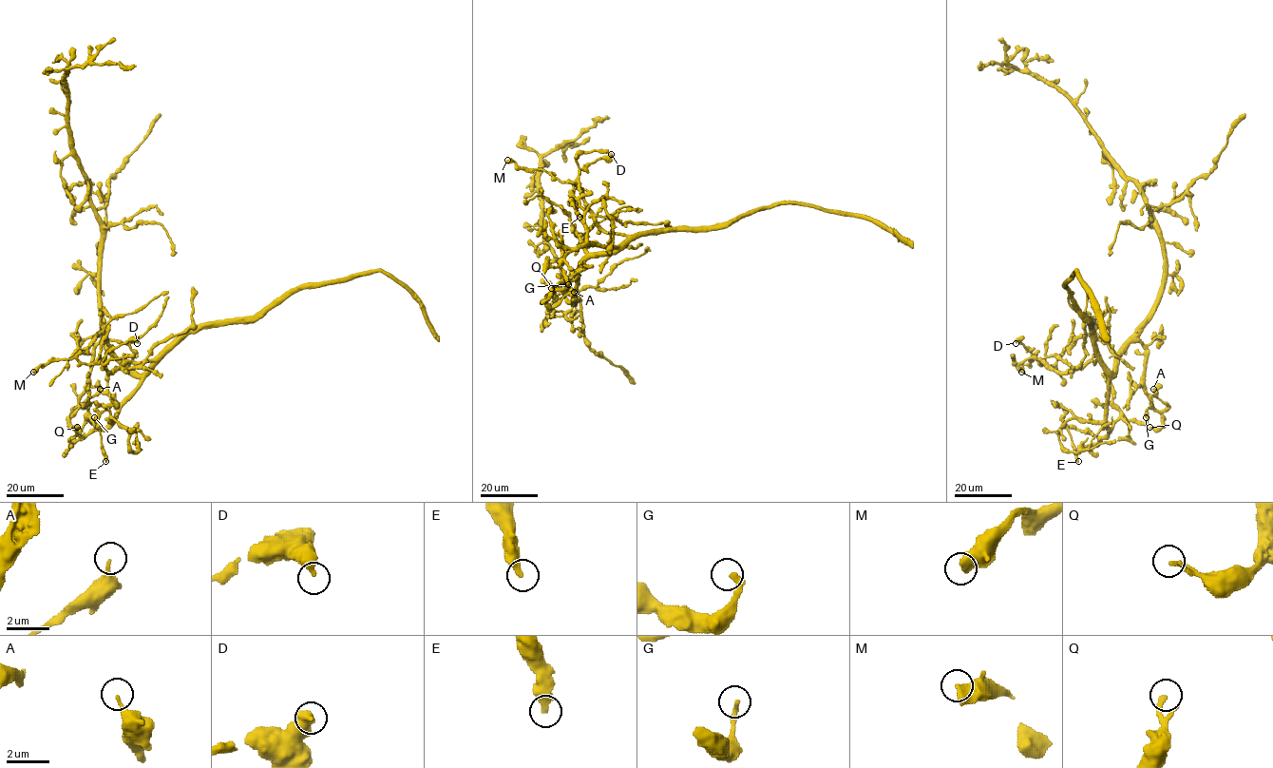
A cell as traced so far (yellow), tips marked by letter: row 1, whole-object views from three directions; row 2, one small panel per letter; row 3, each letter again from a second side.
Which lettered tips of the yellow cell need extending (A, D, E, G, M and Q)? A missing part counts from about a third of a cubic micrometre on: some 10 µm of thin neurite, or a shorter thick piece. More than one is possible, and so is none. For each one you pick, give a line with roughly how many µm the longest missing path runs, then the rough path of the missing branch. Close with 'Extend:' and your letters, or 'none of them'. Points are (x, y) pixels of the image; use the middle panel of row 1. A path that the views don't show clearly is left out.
Extend: none of them

